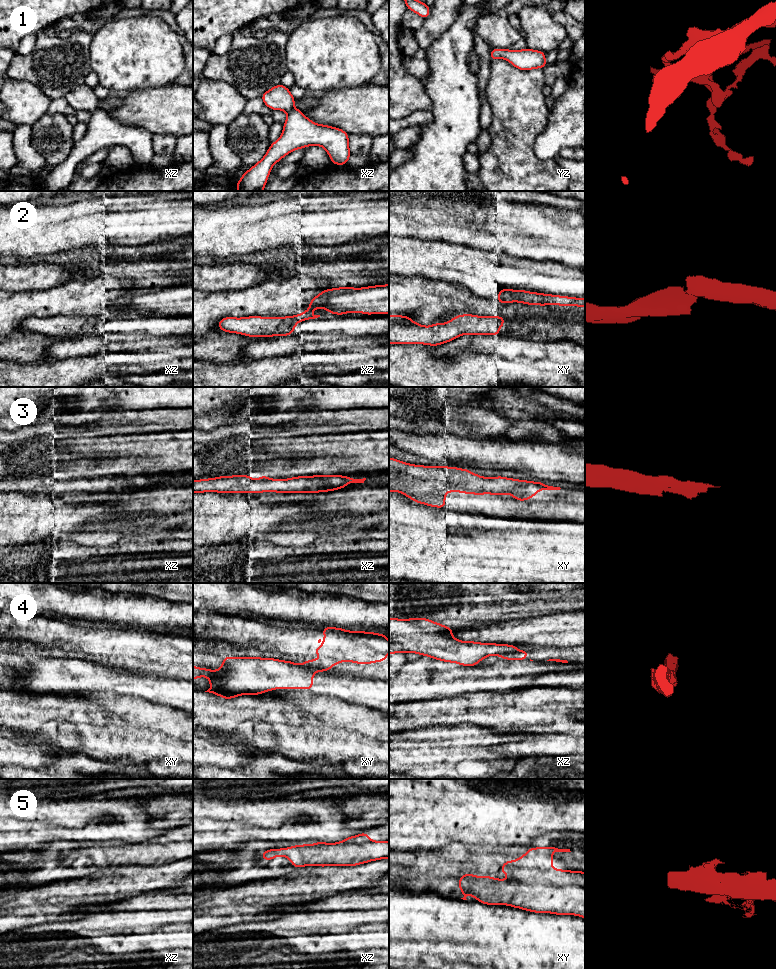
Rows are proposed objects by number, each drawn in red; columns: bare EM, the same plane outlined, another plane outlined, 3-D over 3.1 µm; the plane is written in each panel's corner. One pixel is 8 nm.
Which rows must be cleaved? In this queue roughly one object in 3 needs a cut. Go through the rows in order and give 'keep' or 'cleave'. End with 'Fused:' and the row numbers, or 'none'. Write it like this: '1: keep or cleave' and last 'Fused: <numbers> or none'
1: keep
2: cleave
3: keep
4: cleave
5: keep
Fused: 2, 4

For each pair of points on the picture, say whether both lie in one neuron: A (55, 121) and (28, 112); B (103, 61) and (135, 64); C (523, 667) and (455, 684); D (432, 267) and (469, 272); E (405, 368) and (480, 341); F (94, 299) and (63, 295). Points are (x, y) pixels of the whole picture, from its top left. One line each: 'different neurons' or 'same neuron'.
A: different neurons
B: same neuron
C: same neuron
D: same neuron
E: different neurons
F: same neuron

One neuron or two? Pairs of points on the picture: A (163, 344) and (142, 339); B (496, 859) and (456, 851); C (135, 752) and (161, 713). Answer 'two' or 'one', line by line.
A: one
B: one
C: one

